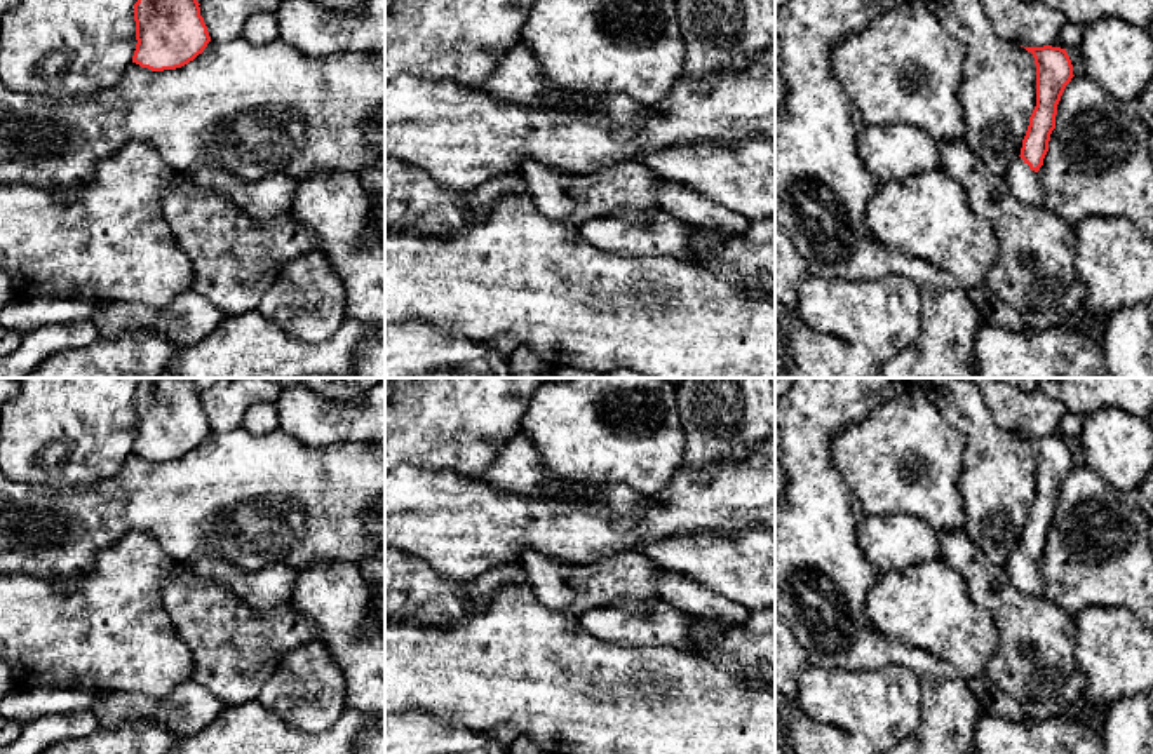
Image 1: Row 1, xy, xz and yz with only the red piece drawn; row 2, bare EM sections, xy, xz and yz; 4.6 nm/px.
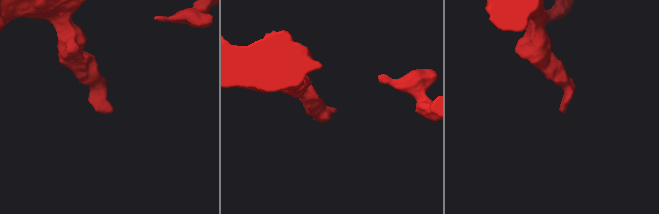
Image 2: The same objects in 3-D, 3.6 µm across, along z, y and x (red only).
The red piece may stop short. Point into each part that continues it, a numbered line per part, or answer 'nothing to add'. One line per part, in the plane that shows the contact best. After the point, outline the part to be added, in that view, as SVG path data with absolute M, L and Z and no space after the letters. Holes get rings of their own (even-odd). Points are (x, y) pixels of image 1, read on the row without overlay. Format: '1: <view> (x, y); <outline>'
1: yz (1023, 573); M1017 547L1003 566L1010 583L1024 596L1043 596L1043 578L1038 562Z

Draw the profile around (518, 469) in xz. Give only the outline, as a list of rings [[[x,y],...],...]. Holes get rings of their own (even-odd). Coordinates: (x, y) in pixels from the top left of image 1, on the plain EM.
[[[523,430],[498,449],[495,460],[475,479],[523,496],[535,496],[557,481],[543,467],[538,449]]]

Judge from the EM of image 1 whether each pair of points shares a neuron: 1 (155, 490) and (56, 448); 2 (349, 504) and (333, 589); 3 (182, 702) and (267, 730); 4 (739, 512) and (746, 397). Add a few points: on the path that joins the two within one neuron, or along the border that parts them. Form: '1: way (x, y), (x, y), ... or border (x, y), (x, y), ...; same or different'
1: border (131, 451), (114, 476), (79, 488); different
2: border (357, 563), (316, 561), (298, 570); different
3: border (225, 707), (192, 735); different
4: border (756, 443), (737, 462), (718, 462), (702, 467); different

